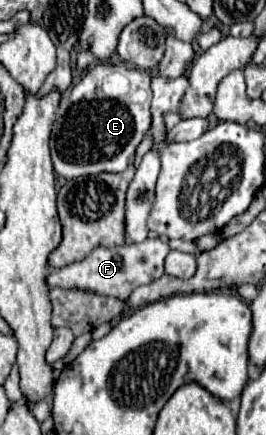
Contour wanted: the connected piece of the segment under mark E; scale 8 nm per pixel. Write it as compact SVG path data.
M98 63L62 97L52 125L50 149L54 171L64 179L96 173L120 173L146 137L150 117L150 75L126 65Z

